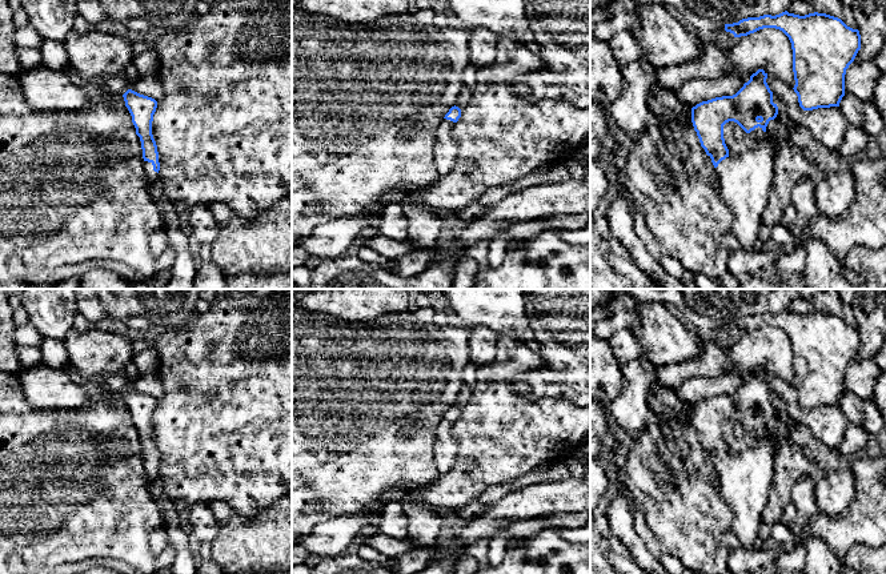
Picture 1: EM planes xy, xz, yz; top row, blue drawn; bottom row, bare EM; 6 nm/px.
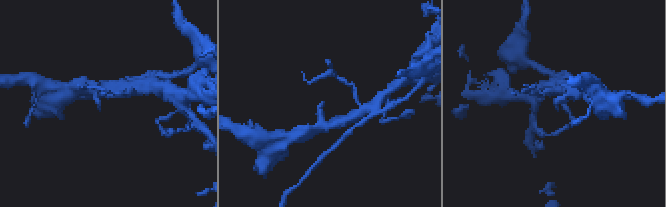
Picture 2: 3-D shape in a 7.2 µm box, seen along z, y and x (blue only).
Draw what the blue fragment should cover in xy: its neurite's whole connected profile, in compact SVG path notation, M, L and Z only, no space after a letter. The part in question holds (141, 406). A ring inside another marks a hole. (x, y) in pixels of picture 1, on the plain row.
M128 388L123 396L132 414L136 433L141 439L147 482L151 497L157 503L161 513L161 527L167 533L168 543L173 545L176 549L176 558L168 574L196 574L197 561L191 554L189 537L180 527L180 507L175 505L165 493L152 491L152 483L160 475L159 450L152 433L152 420L157 400L132 388Z

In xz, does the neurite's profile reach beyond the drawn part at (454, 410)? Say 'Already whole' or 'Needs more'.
Needs more

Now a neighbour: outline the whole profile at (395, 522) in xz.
M388 502L381 511L382 534L394 539L405 539L409 533L409 518L401 502Z

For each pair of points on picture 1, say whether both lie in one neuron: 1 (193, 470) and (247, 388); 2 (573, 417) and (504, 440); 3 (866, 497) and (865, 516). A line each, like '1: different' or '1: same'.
1: same
2: same
3: same

